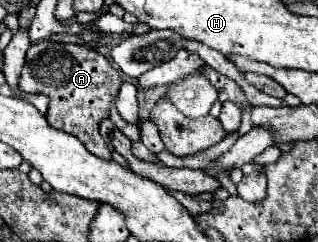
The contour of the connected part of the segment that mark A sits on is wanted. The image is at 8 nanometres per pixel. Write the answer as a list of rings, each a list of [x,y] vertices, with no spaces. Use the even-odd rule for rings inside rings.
[[[51,39],[41,41],[41,53],[33,53],[33,63],[27,61],[19,77],[21,91],[49,95],[51,103],[45,113],[49,125],[75,135],[93,155],[103,161],[111,161],[111,151],[99,135],[99,123],[109,117],[111,103],[119,93],[121,83],[119,71],[95,49],[75,43],[55,43]]]

